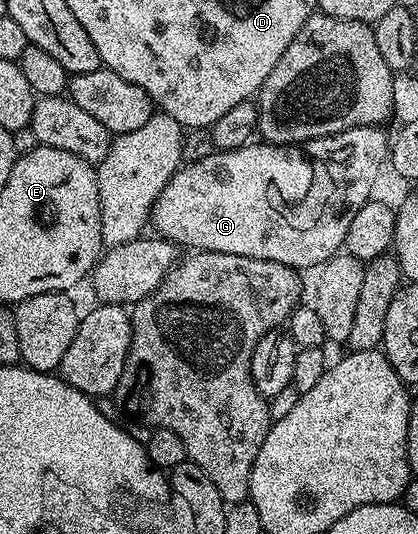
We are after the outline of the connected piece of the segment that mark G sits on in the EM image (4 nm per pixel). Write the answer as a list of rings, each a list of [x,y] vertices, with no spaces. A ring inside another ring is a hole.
[[[380,126],[352,127],[322,139],[311,139],[304,146],[254,141],[239,149],[231,149],[230,151],[214,150],[213,155],[205,155],[202,159],[195,160],[194,163],[186,162],[177,168],[175,174],[167,181],[163,193],[159,193],[159,197],[155,201],[151,216],[151,227],[157,230],[154,232],[160,238],[168,239],[170,243],[180,245],[182,248],[184,248],[183,246],[189,247],[185,249],[218,251],[219,253],[231,253],[239,257],[266,259],[267,261],[282,263],[294,269],[302,269],[301,267],[320,268],[322,263],[333,258],[344,248],[347,229],[351,229],[351,221],[355,217],[355,213],[359,213],[359,209],[363,209],[363,205],[369,202],[374,194],[373,186],[376,185],[377,178],[381,175],[381,162],[384,164],[388,160],[391,150],[390,136],[385,136],[381,130]]]

